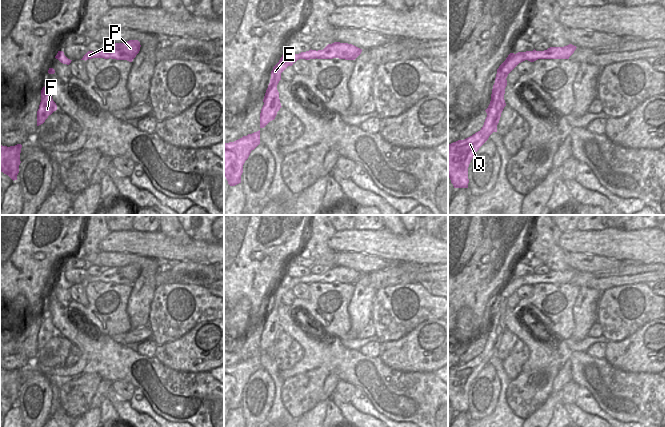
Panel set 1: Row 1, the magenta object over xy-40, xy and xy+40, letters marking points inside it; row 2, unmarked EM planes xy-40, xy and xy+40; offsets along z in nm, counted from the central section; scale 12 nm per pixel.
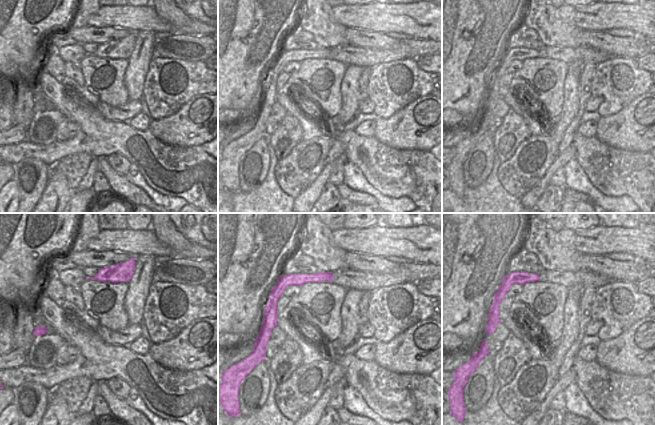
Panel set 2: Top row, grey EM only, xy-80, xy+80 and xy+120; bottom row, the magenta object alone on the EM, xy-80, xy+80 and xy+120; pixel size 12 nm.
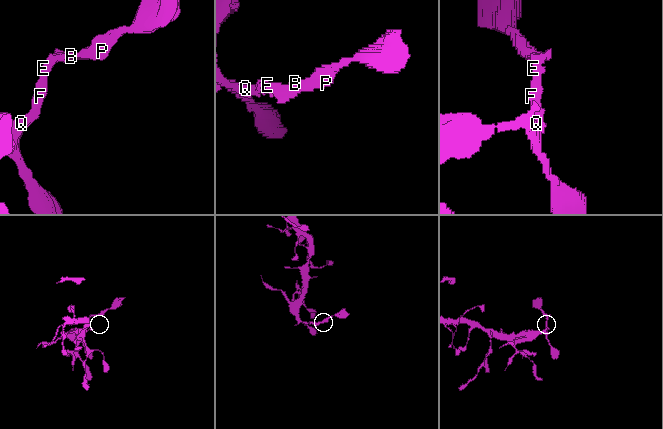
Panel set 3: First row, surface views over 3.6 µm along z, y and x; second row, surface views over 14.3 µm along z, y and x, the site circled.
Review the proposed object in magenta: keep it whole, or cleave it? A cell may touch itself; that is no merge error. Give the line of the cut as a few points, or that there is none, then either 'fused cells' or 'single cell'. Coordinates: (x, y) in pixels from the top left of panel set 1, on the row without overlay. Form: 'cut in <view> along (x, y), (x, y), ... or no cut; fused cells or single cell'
cut in xy+40 along (505, 301), (495, 307); fused cells

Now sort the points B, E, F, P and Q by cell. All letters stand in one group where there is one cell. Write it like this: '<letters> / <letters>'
B E P / F Q

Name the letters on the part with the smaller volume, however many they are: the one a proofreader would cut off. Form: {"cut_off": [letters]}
{"cut_off": ["B", "E", "P"]}

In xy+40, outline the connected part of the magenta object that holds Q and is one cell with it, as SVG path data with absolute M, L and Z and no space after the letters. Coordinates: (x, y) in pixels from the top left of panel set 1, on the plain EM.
M507 304L494 307L491 325L485 334L487 341L480 355L472 360L448 369L448 401L454 412L468 412L468 391L476 376L488 364L493 356L497 356L501 337L506 330L504 324Z

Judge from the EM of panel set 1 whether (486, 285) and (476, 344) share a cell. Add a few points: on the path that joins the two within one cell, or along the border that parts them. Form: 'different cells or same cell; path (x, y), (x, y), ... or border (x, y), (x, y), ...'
different cells; border (484, 334), (475, 339)

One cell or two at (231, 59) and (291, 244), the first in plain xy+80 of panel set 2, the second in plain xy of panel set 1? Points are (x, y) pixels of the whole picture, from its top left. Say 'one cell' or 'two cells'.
one cell

